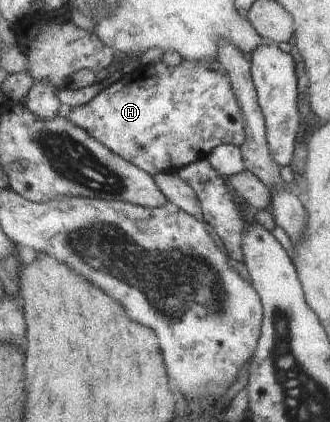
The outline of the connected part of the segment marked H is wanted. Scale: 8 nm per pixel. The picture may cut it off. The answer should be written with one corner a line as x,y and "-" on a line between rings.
182,59
175,66
162,61
143,65
125,77
111,79
110,86
90,102
72,108
68,119
88,130
113,153
153,175
206,159
220,145
241,147
248,140
240,99
218,61

